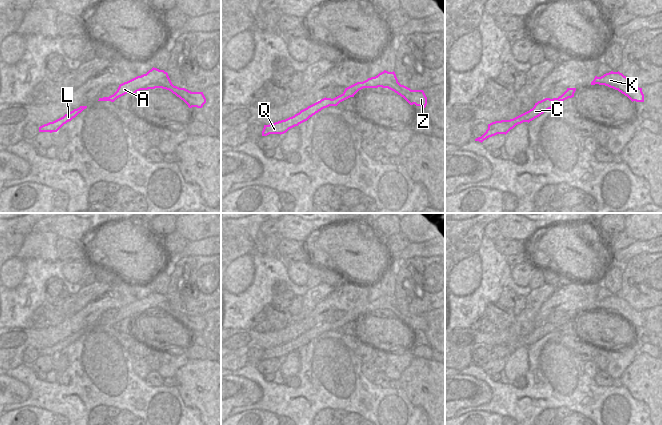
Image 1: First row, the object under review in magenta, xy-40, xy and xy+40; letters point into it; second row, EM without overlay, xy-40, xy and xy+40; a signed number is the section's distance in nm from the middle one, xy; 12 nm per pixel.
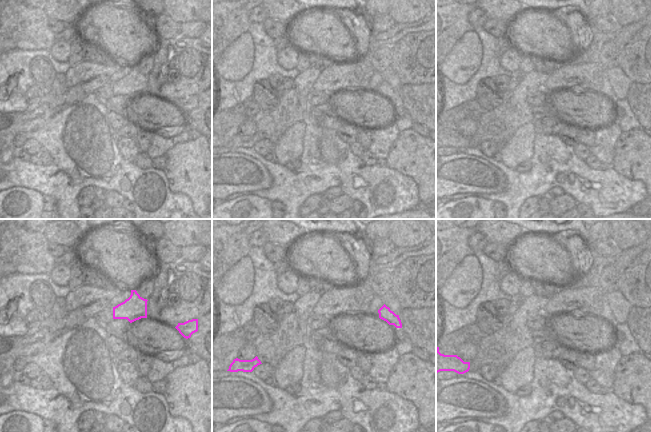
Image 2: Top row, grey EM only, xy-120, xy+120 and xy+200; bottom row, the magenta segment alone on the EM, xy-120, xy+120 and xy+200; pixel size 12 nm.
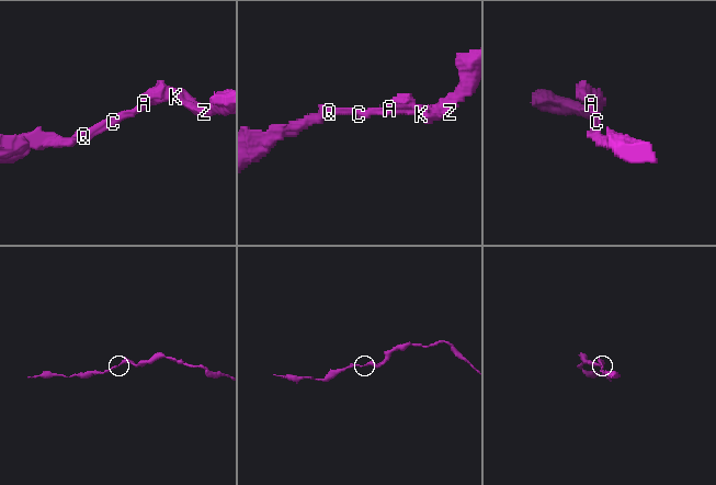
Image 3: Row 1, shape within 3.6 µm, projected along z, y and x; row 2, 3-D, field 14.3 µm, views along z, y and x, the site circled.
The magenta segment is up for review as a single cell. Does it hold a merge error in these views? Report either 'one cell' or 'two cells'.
one cell

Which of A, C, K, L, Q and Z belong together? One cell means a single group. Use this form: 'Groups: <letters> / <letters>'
Groups: A C K L Q Z

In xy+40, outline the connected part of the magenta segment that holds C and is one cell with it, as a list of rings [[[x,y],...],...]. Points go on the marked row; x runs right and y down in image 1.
[[[567,88],[567,90],[558,98],[545,98],[541,101],[535,103],[534,107],[529,111],[513,118],[510,120],[501,120],[495,121],[488,124],[488,129],[481,136],[475,139],[475,141],[483,142],[489,137],[495,136],[497,134],[507,134],[511,129],[513,129],[516,125],[521,124],[523,122],[530,122],[535,118],[539,117],[545,111],[554,108],[555,105],[561,101],[564,101],[568,98],[574,97],[574,93],[576,88]]]

